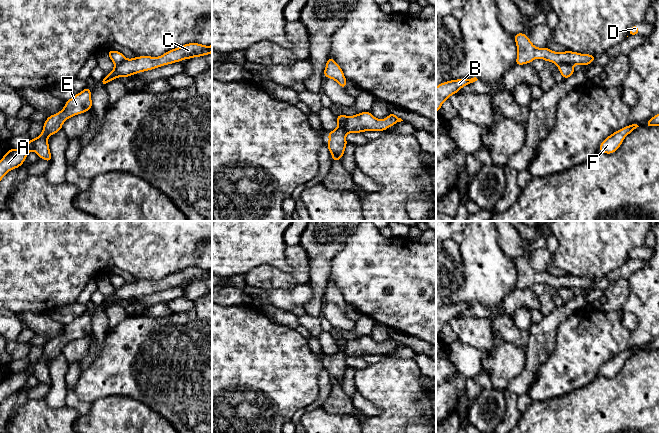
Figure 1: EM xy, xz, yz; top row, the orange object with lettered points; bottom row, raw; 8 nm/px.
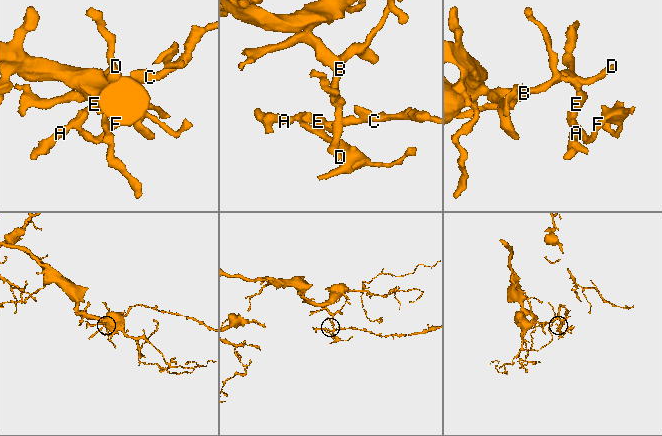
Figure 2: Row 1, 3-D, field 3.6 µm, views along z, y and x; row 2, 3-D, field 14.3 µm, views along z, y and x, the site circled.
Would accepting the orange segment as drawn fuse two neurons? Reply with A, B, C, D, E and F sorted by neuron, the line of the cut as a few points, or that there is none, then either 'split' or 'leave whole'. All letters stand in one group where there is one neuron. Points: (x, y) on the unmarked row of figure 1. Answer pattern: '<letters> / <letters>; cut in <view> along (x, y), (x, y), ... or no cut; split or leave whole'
A C E F / B D; cut in xz along (347, 341), (343, 348), (346, 356); split

